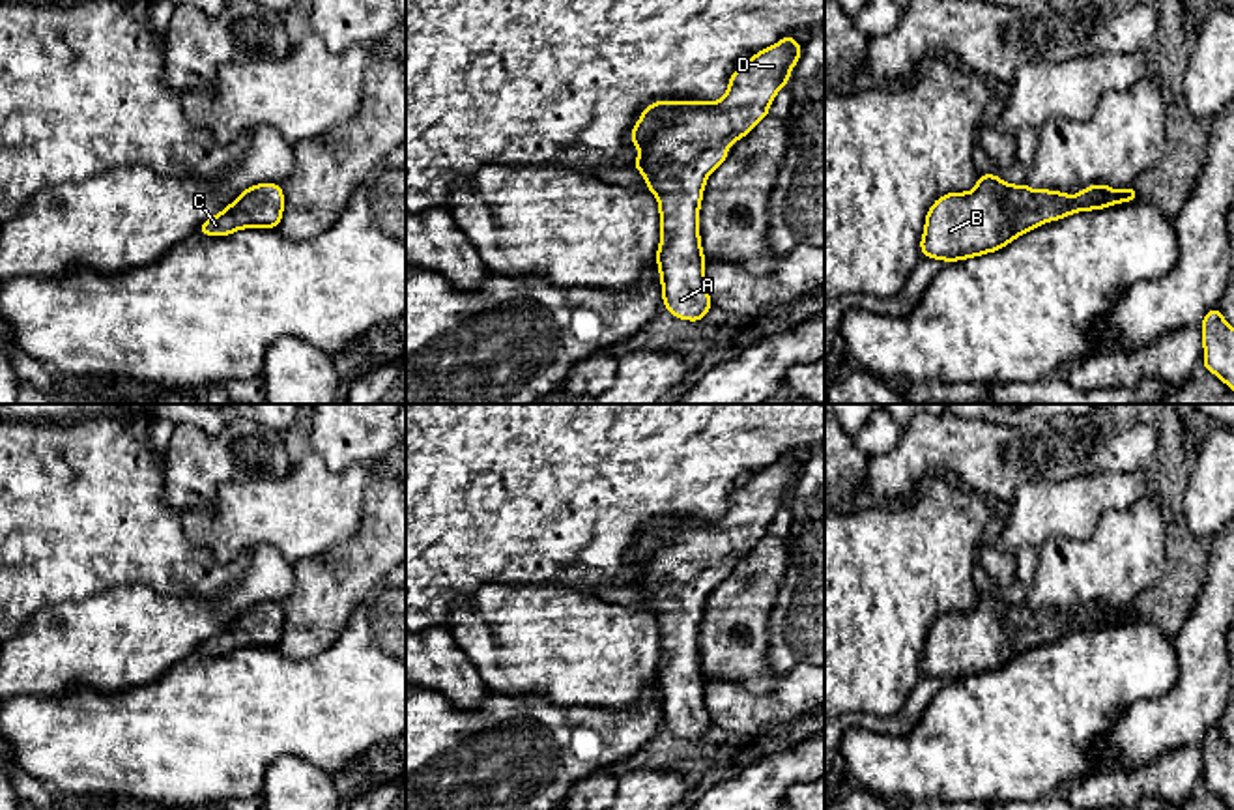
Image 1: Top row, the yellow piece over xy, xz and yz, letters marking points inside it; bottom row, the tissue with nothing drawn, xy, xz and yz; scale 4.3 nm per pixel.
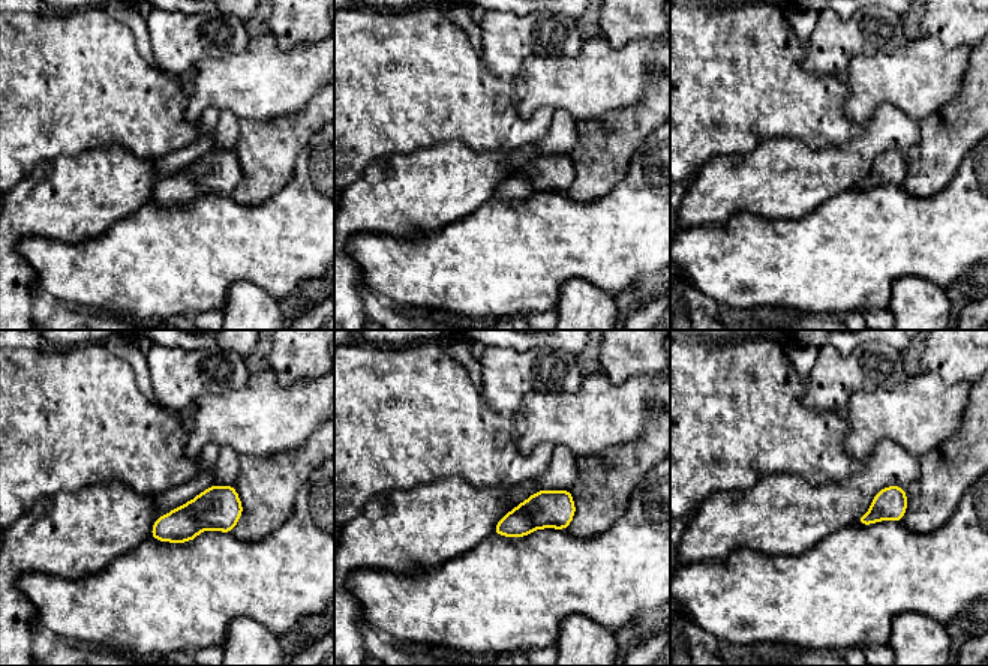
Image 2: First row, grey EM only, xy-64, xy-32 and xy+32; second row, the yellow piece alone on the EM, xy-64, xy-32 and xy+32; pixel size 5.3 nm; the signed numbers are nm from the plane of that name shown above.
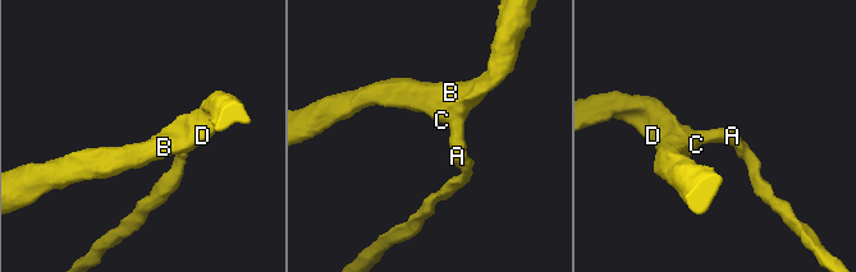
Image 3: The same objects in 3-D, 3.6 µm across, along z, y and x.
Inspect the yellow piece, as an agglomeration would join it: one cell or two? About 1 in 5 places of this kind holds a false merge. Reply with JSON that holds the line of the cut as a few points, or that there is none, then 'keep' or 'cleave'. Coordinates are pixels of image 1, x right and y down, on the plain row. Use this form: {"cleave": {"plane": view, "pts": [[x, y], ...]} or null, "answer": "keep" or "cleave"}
{"cleave": null, "answer": "keep"}

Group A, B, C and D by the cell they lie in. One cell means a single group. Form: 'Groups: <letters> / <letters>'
Groups: A B C D

